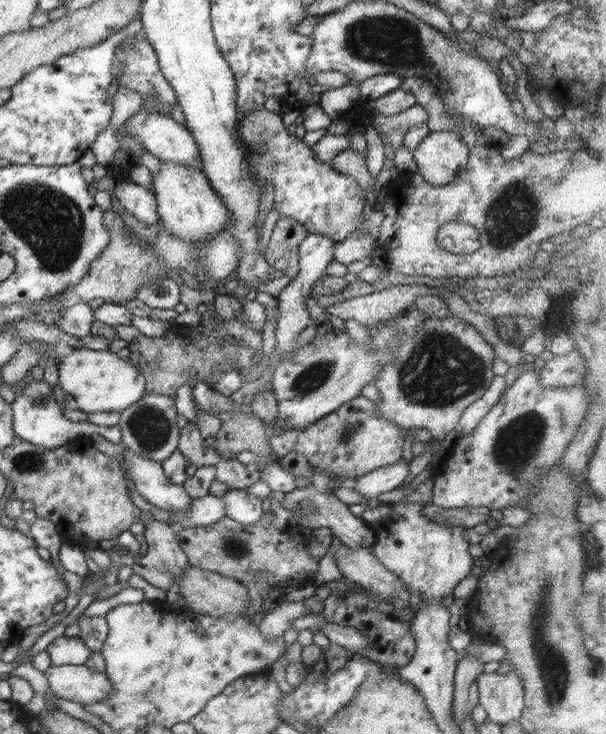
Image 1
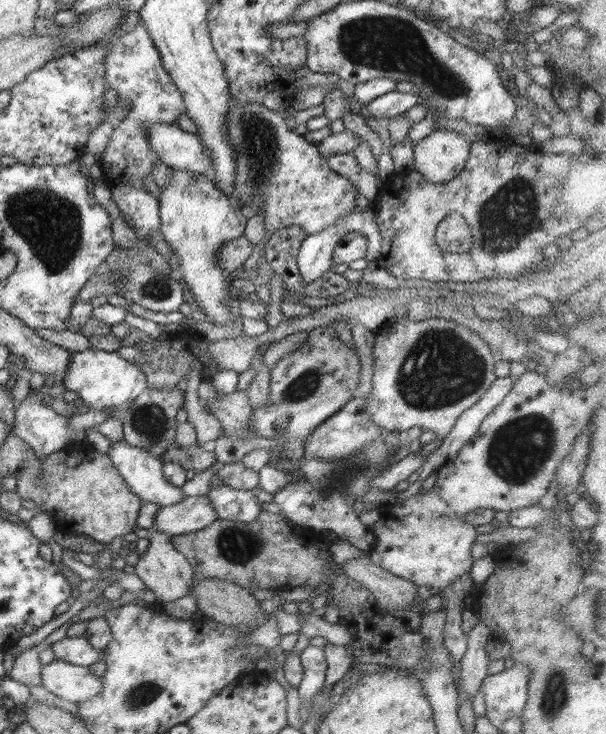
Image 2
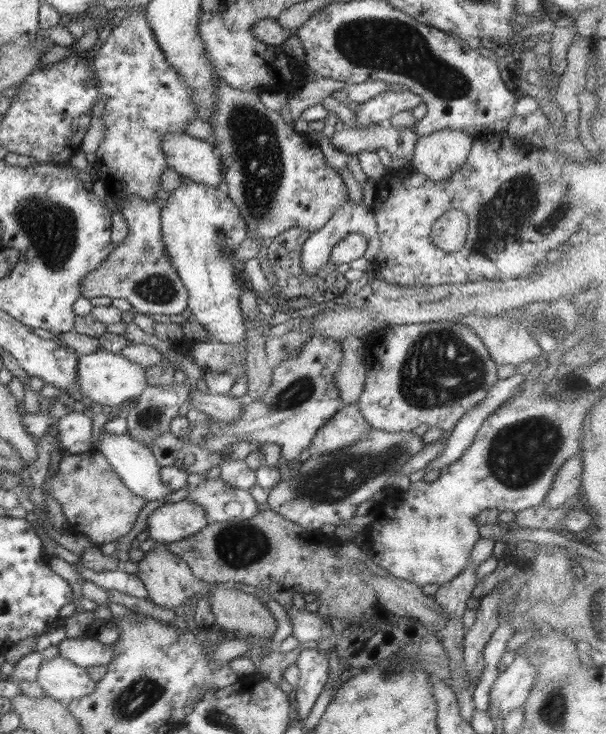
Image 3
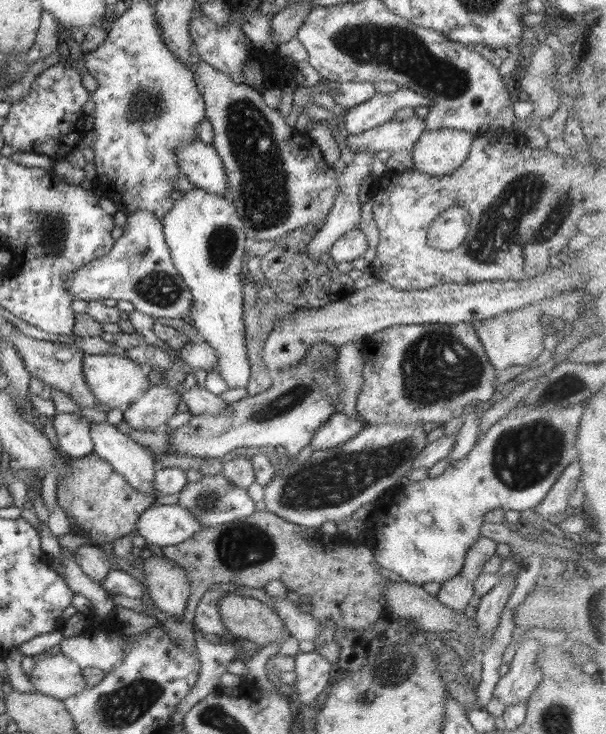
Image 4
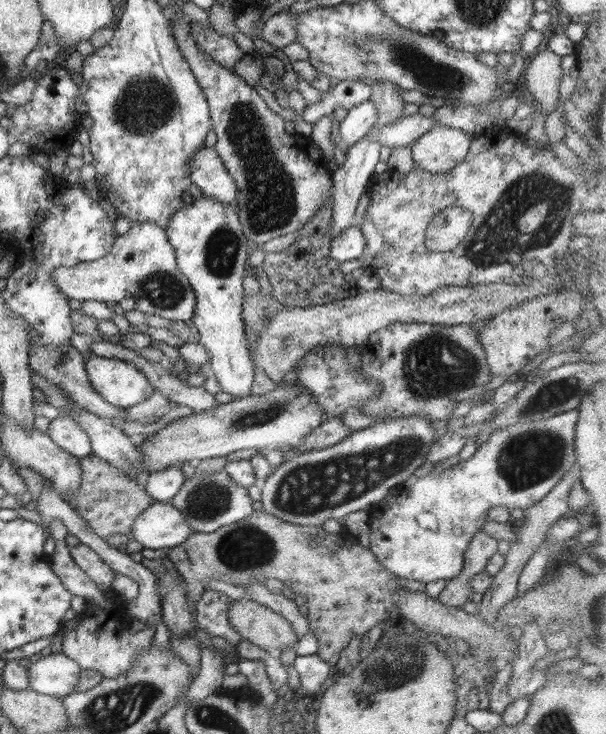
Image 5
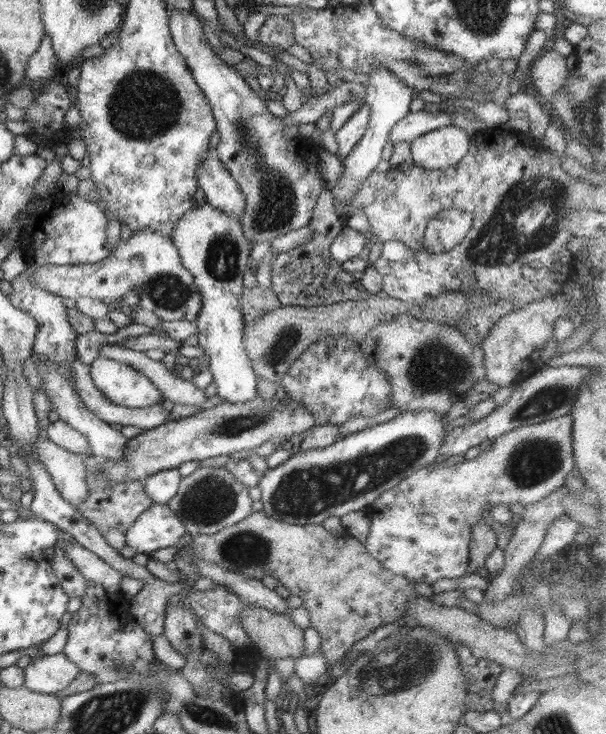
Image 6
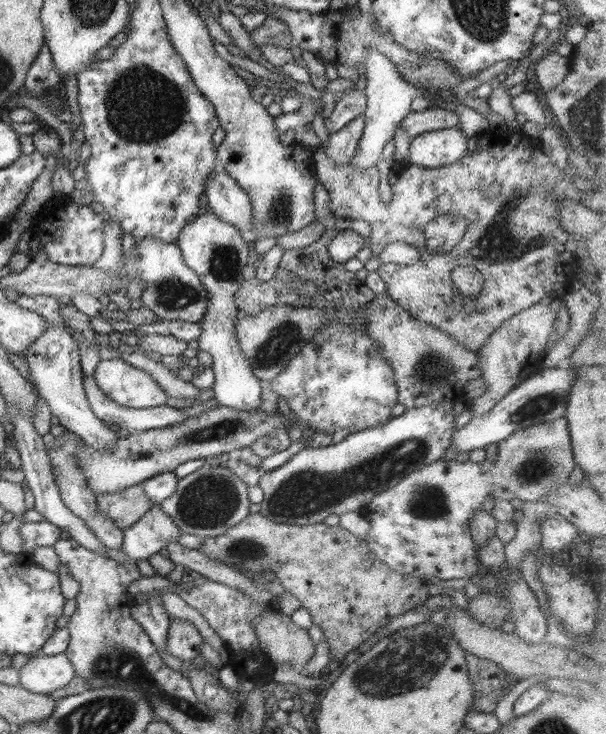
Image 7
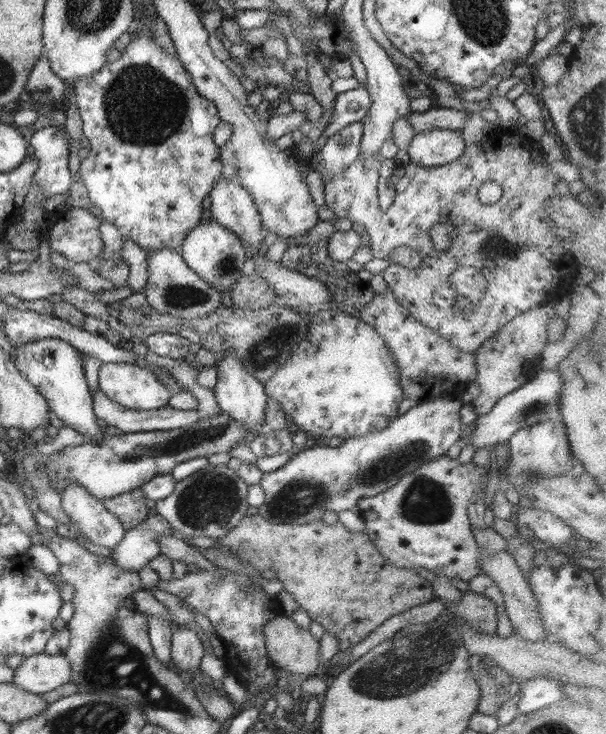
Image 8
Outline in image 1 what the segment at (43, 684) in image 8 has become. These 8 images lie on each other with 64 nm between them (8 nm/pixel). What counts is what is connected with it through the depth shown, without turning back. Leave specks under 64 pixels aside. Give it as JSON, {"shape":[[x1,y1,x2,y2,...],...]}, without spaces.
{"shape":[[85,664,50,666,45,674,53,694,80,705,102,702,113,689,105,672,90,670]]}

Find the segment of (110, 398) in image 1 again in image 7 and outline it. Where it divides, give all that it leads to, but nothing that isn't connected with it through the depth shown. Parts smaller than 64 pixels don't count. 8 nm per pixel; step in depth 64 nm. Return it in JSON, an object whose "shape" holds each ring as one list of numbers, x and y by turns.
{"shape":[[100,359,94,370,100,390,116,404,133,409,162,406,169,396,144,371,116,359]]}

